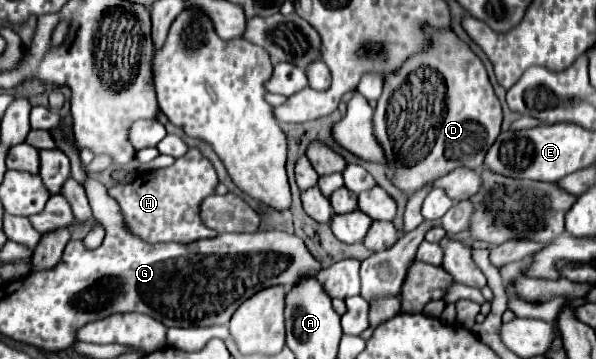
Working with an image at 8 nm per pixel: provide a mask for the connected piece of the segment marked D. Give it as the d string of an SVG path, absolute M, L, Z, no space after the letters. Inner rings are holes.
M441 30L433 34L433 44L425 54L409 58L397 74L385 78L385 88L375 108L373 126L377 140L385 150L389 168L395 174L393 184L405 192L413 192L455 168L479 170L489 146L499 136L501 120L501 102L493 92L483 62L463 40L457 38L453 30Z

